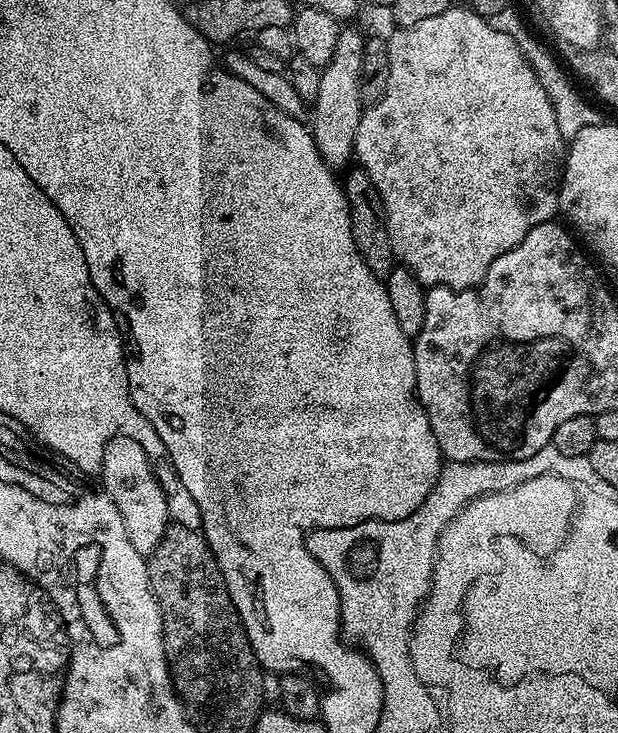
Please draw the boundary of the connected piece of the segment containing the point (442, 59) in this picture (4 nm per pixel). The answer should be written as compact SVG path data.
M450 6L442 14L436 15L435 18L425 18L424 21L418 22L418 26L396 28L393 33L393 36L389 35L387 37L388 53L390 54L390 78L388 79L388 85L382 94L382 98L377 100L375 104L365 107L364 113L360 116L358 130L356 131L356 151L354 156L358 161L359 167L363 168L366 174L370 174L370 182L374 182L374 186L380 195L380 203L384 205L384 217L386 218L386 226L390 230L393 257L403 267L409 268L420 279L420 283L425 286L458 289L475 288L476 285L484 281L484 275L488 273L490 266L499 256L506 254L506 250L514 250L514 246L518 246L518 242L522 242L522 238L526 238L526 234L530 234L530 230L534 230L534 226L547 224L555 217L552 215L557 215L560 207L560 177L566 167L566 141L564 135L560 132L561 117L558 115L557 105L550 102L542 82L538 82L530 62L524 57L522 50L518 46L518 42L514 42L514 38L510 38L510 34L502 34L502 30L494 30L491 19L480 16L477 12L472 11L471 8L467 6L461 6L461 8Z

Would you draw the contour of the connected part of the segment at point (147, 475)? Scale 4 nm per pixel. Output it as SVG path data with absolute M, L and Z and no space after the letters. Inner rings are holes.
M115 436L104 445L98 479L101 480L99 483L111 504L118 506L118 514L122 514L126 538L130 538L133 552L145 558L151 556L158 542L162 542L170 517L166 496L154 474L152 459L146 454L146 450L142 450L142 446L134 442L134 438Z

